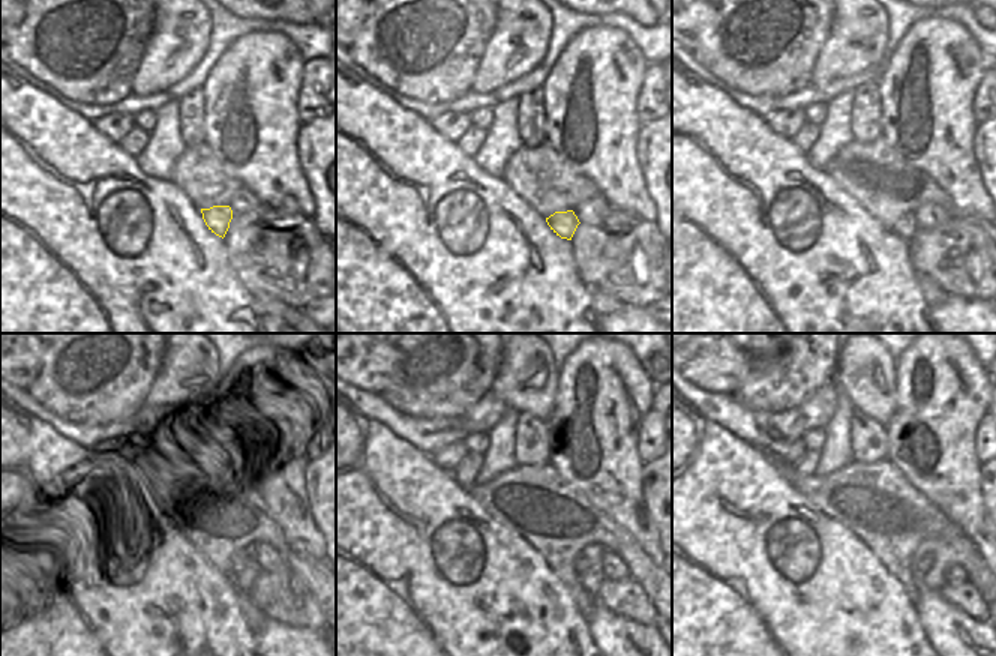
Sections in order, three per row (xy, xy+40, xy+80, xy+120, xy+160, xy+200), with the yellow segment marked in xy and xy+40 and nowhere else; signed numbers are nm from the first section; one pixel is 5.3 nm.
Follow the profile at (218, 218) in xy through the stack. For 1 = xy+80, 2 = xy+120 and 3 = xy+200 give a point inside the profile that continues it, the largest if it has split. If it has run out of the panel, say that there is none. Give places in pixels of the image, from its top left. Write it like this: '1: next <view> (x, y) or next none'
1: next xy+80 (905, 227)
2: next xy+120 (243, 559)
3: next xy+200 (924, 554)

